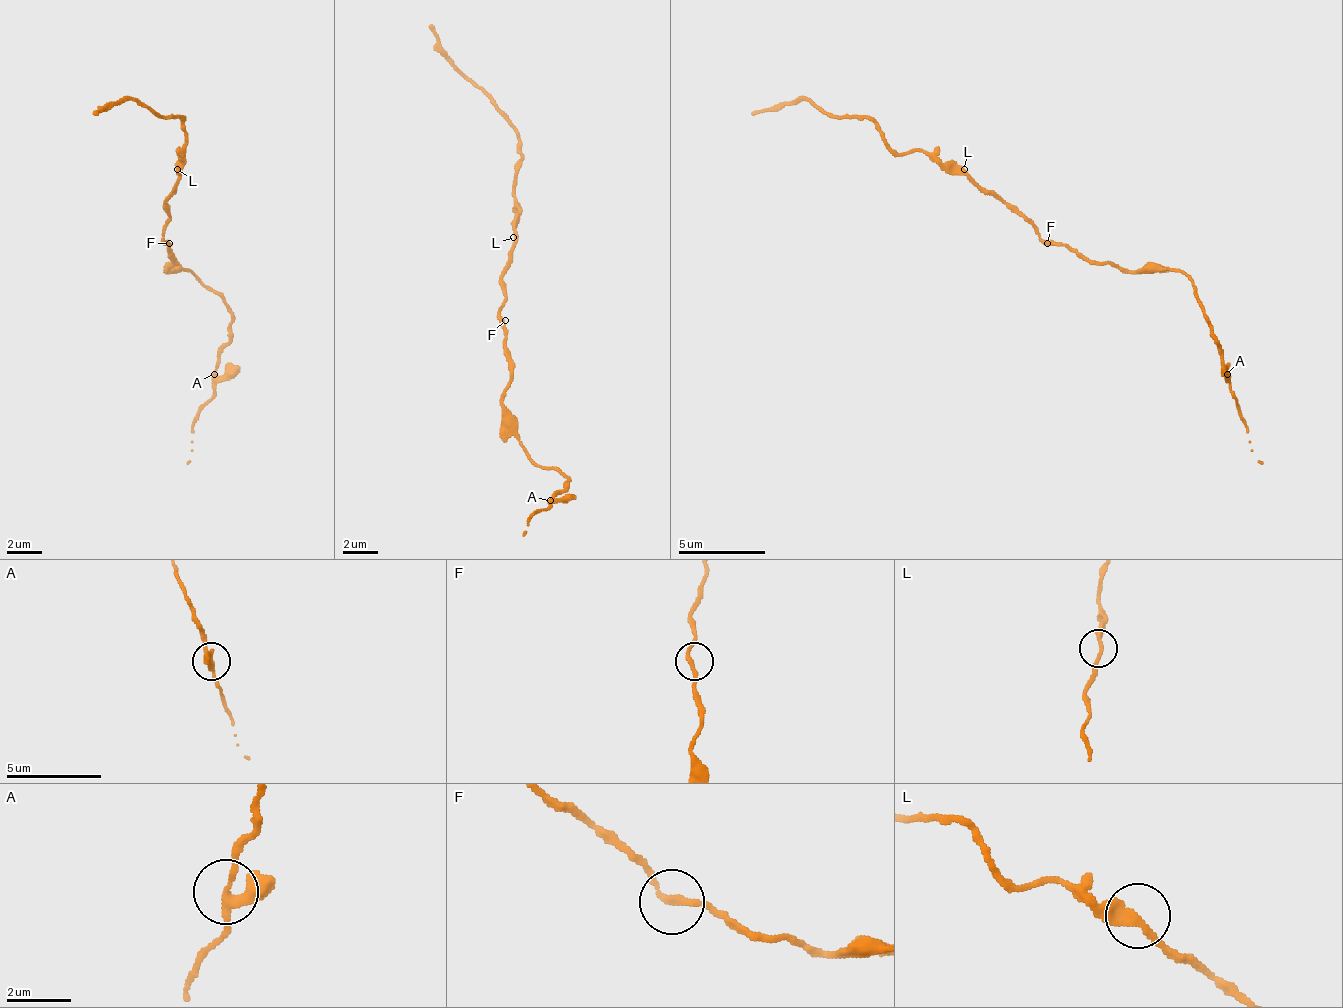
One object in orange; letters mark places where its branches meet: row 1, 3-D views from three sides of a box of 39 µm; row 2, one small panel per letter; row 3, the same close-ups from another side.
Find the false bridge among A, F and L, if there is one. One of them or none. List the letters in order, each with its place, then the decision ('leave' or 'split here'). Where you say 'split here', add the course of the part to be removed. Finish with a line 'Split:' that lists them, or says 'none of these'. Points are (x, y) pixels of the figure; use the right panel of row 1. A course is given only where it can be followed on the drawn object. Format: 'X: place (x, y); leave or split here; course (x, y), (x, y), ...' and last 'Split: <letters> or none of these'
A: place (1227, 374); leave
F: place (1047, 243); leave
L: place (964, 169); leave
Split: none of these

